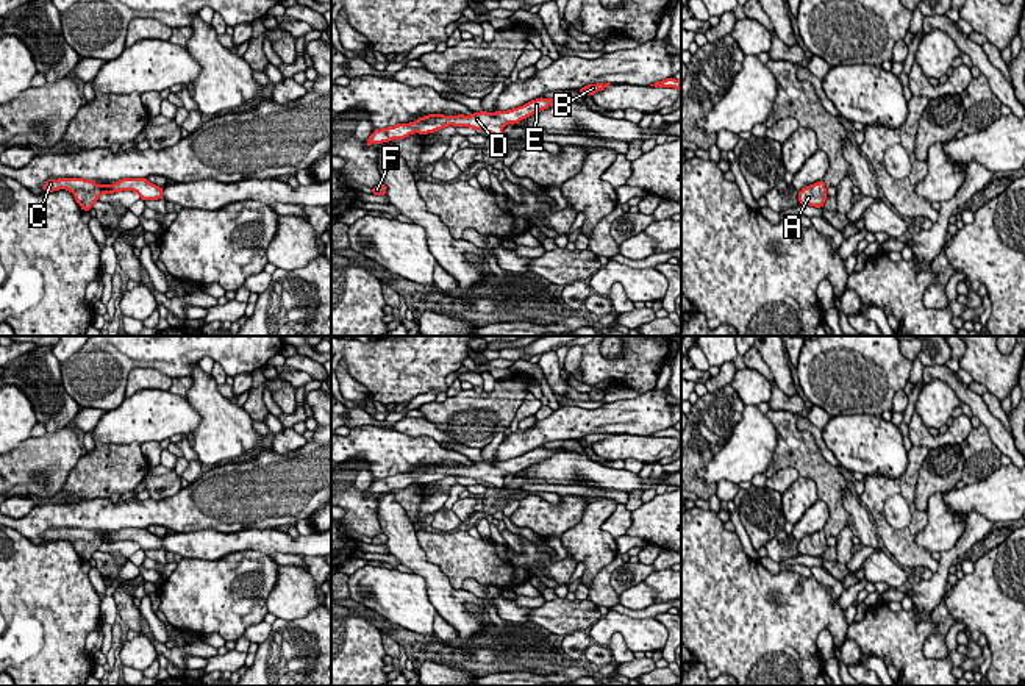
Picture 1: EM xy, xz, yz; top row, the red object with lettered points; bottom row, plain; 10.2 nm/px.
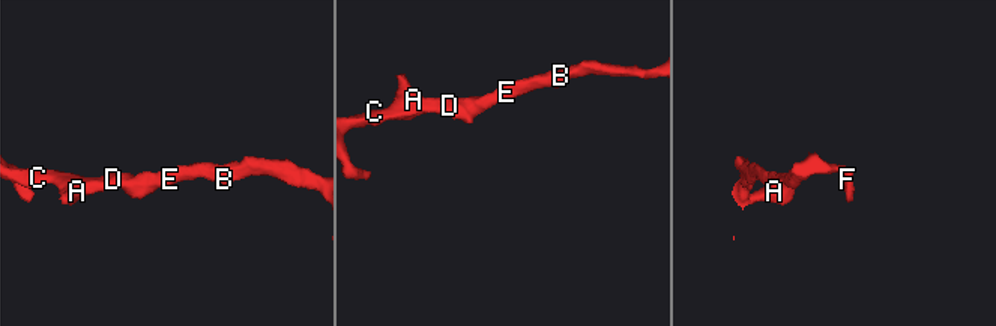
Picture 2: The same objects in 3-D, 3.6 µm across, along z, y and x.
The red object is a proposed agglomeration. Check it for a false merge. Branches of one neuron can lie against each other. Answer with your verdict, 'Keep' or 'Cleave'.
Keep

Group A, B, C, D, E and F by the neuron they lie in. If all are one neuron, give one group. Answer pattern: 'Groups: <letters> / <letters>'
Groups: A B C D E F

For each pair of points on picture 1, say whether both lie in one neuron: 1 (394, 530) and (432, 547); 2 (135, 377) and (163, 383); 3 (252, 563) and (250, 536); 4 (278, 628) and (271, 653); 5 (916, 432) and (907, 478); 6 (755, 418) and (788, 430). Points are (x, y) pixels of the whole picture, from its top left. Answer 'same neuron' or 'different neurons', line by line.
1: different neurons
2: same neuron
3: different neurons
4: same neuron
5: different neurons
6: different neurons

